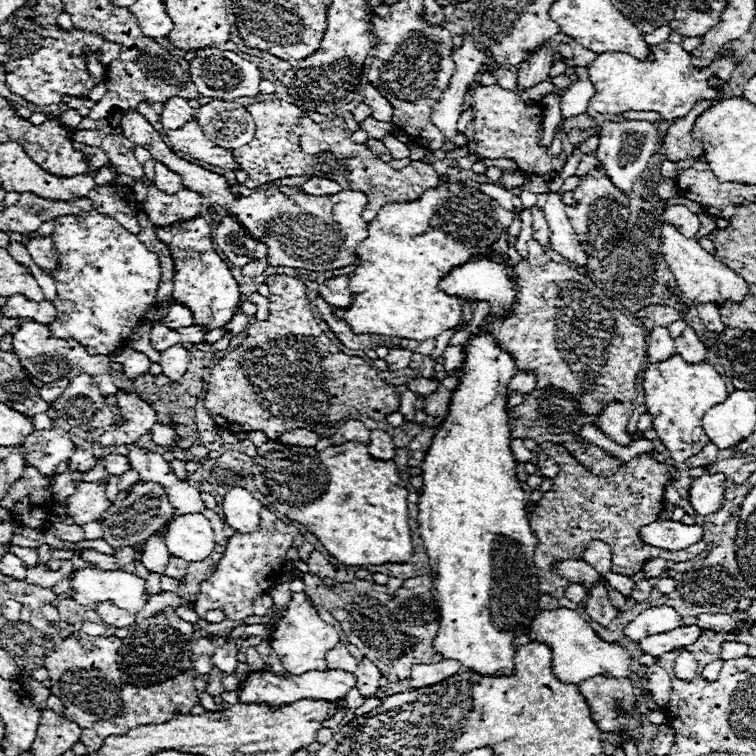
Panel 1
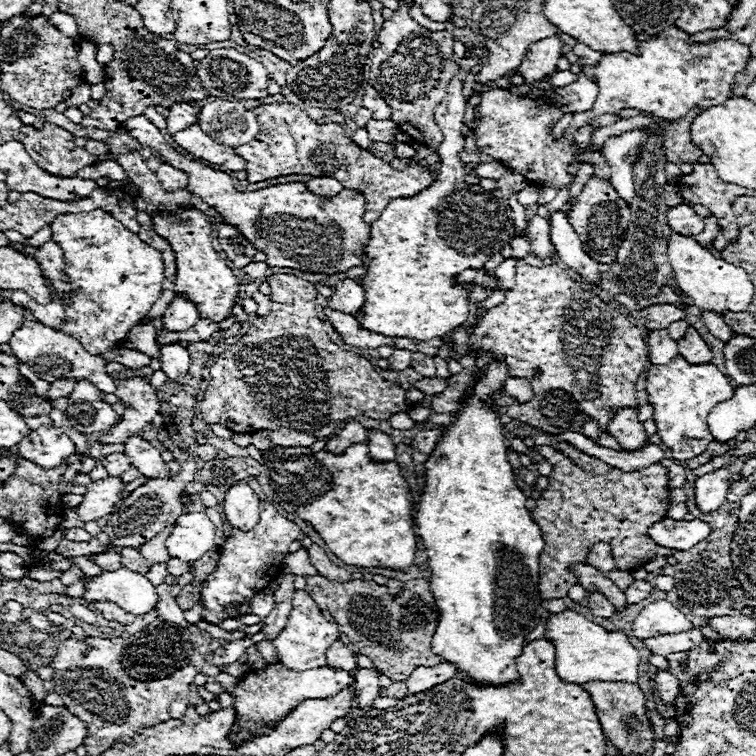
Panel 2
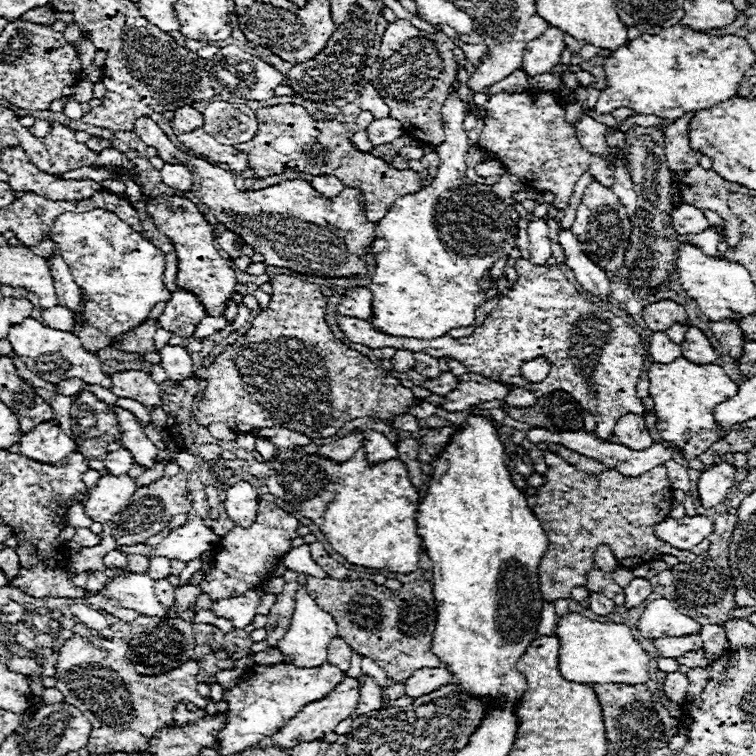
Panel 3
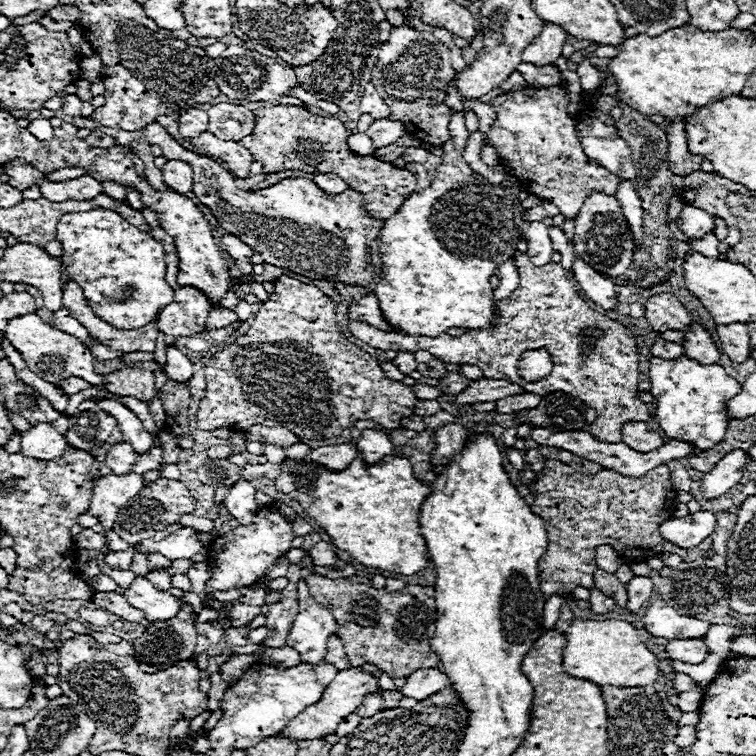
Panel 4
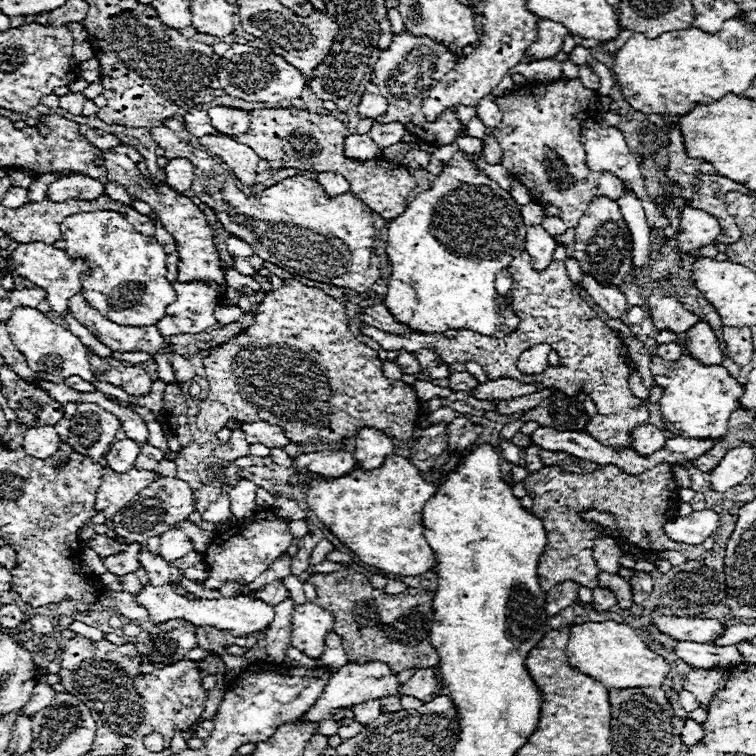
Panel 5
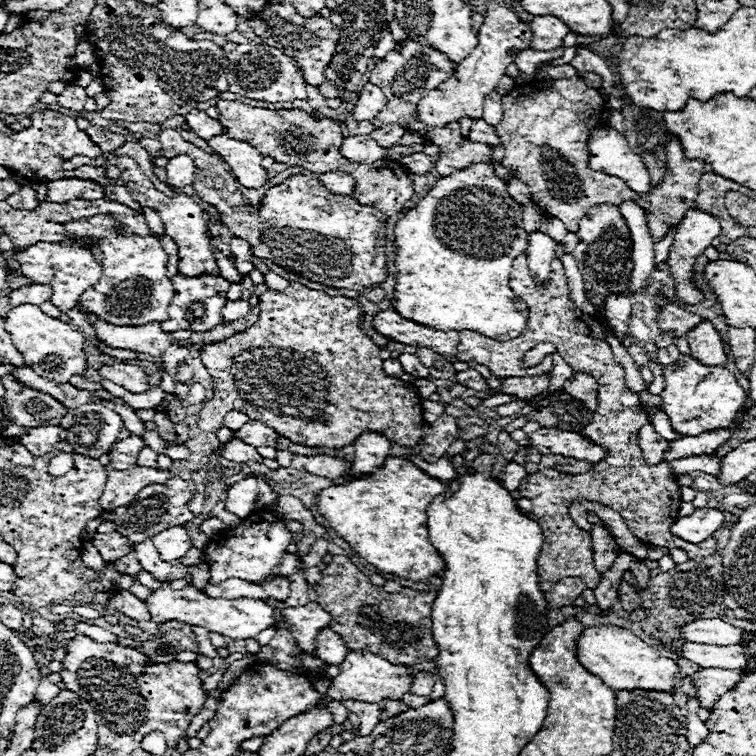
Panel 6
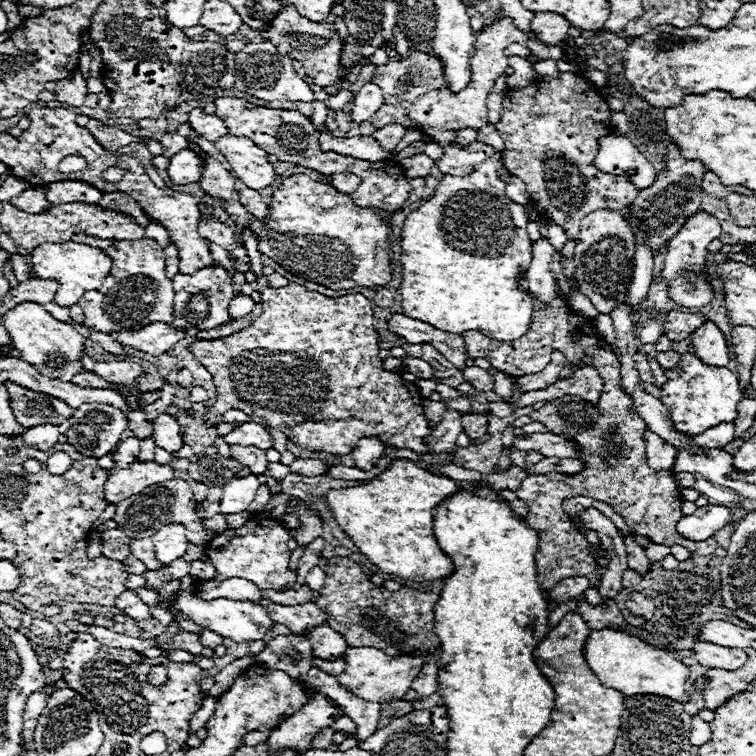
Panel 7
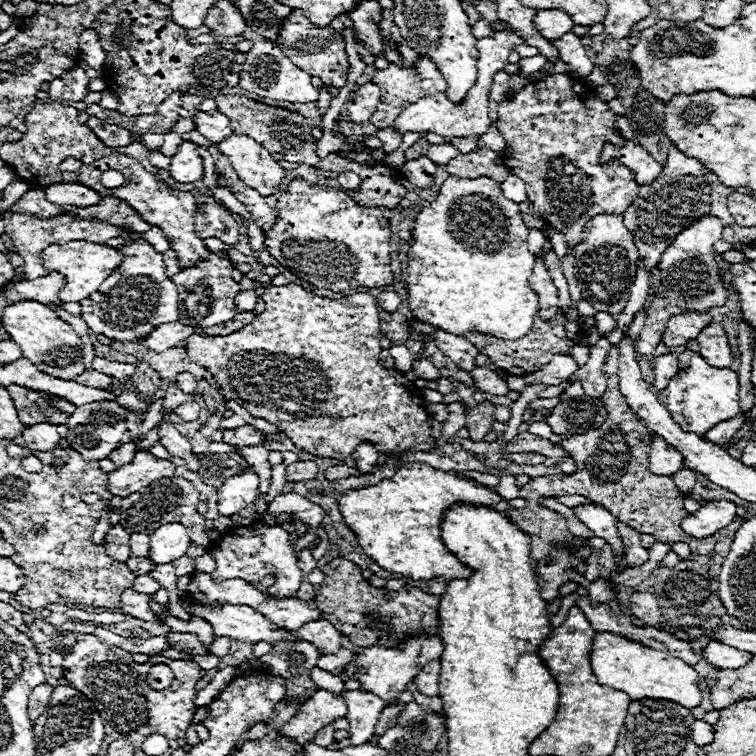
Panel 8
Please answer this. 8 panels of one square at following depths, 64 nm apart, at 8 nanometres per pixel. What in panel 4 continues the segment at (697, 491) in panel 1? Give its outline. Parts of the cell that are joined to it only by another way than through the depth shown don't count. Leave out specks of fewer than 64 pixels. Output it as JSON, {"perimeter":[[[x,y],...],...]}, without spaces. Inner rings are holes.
{"perimeter":[[[734,450],[726,454],[710,472],[702,476],[700,490],[704,498],[708,500],[720,498],[722,494],[726,494],[726,490],[740,484],[740,478],[746,470],[746,462],[748,462],[748,454],[742,450]]]}

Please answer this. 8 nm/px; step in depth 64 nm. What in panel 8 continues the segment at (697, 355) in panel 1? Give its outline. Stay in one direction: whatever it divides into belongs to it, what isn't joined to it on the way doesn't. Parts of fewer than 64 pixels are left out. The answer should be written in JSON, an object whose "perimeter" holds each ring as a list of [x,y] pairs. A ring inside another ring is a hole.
{"perimeter":[[[710,322],[702,334],[696,336],[696,342],[700,346],[698,354],[710,362],[710,366],[730,366],[732,364],[732,350],[726,338],[724,328],[718,322]]]}

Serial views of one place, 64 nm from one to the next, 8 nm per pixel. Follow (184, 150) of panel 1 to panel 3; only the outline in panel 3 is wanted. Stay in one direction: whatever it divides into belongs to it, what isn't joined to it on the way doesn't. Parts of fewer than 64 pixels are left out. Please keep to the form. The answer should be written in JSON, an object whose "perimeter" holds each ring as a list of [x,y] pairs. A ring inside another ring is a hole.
{"perimeter":[[[196,128],[196,130],[192,130],[192,132],[178,134],[178,142],[180,142],[184,148],[188,148],[190,152],[194,152],[194,154],[198,154],[198,156],[204,156],[204,158],[210,160],[210,162],[228,166],[228,170],[234,172],[236,176],[248,168],[248,158],[246,158],[246,154],[238,152],[234,146],[218,144],[218,142],[216,142],[210,134],[206,134],[202,128]]]}

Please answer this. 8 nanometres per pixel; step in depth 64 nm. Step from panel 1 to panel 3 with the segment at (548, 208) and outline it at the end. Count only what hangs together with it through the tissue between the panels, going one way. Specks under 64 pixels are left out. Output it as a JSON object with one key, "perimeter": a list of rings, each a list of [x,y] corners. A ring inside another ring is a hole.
{"perimeter":[[[558,222],[558,244],[564,250],[566,266],[574,270],[574,276],[584,286],[584,290],[598,296],[600,300],[608,300],[610,282],[606,274],[580,250],[580,242],[572,234],[572,230],[562,228],[560,222]]]}

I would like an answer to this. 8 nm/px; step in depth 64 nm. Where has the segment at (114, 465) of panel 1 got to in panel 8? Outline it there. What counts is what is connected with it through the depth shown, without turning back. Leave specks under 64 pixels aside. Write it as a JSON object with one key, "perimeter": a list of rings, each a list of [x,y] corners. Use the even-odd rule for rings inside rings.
{"perimeter":[[[126,442],[126,444],[118,446],[118,450],[114,450],[114,454],[110,454],[108,458],[116,464],[116,468],[120,468],[120,466],[124,466],[124,464],[130,464],[136,452],[138,452],[136,444],[134,444],[134,442]]]}

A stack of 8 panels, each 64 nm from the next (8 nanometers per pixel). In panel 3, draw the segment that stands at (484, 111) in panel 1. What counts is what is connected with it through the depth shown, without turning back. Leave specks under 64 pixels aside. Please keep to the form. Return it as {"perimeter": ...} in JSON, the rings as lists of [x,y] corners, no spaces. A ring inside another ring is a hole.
{"perimeter":[[[498,92],[482,106],[486,110],[484,128],[478,136],[478,146],[504,164],[506,172],[524,178],[536,192],[552,192],[556,206],[566,210],[576,180],[584,170],[590,170],[596,182],[614,184],[614,174],[602,156],[586,152],[572,124],[564,122],[564,106],[552,92]]]}

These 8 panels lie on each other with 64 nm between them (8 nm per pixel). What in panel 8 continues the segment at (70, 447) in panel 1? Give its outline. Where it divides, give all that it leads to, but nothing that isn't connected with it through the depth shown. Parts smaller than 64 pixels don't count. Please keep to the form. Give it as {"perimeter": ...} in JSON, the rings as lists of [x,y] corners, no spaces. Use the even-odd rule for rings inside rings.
{"perimeter":[[[48,422],[26,426],[22,432],[22,438],[26,448],[40,450],[40,452],[50,452],[60,442],[60,434],[56,432],[56,426]]]}

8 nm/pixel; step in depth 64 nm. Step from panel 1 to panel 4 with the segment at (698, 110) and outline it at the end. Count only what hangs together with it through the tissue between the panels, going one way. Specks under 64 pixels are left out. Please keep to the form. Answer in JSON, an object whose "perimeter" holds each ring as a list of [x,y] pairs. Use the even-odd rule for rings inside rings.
{"perimeter":[[[684,120],[670,124],[666,128],[666,136],[668,136],[668,166],[670,166],[672,174],[686,176],[686,174],[698,170],[700,168],[700,162],[704,158],[690,154],[688,146],[686,146]]]}

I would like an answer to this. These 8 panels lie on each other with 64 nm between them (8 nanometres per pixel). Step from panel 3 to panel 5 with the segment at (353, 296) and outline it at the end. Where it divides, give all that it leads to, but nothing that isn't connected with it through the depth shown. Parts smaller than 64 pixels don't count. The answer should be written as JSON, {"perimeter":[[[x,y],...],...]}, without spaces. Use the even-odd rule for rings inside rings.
{"perimeter":[[[374,304],[374,306],[368,306],[364,308],[360,314],[358,314],[358,320],[366,322],[368,326],[374,326],[378,330],[386,330],[388,334],[404,334],[404,332],[412,332],[408,326],[396,322],[384,304]]]}

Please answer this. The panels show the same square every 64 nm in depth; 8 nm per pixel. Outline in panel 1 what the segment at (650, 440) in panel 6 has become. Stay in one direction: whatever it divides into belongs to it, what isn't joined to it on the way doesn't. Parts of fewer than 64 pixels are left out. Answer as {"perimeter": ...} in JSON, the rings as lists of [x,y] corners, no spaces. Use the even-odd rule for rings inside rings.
{"perimeter":[[[608,402],[602,412],[596,416],[594,424],[616,444],[628,446],[630,438],[626,434],[626,424],[630,420],[630,414],[634,410],[632,402]]]}

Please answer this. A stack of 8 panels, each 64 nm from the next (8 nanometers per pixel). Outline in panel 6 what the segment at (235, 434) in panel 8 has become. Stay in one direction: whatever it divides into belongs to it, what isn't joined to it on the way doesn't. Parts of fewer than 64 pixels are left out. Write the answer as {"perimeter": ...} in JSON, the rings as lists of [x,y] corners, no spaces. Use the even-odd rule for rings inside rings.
{"perimeter":[[[248,420],[234,434],[238,438],[242,438],[244,442],[250,442],[250,446],[272,446],[272,448],[276,448],[278,438],[280,438],[280,434],[274,428],[266,426],[264,422],[258,422],[258,420]]]}

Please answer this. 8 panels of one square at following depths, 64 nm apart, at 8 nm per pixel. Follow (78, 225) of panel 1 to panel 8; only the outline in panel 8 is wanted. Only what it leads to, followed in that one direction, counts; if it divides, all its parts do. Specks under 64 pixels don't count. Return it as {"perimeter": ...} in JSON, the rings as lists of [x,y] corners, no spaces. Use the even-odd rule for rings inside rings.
{"perimeter":[[[144,238],[118,246],[118,252],[124,254],[122,264],[114,270],[114,274],[118,274],[118,284],[106,294],[94,292],[84,298],[80,302],[82,320],[94,334],[104,334],[116,342],[134,342],[146,336],[148,330],[154,330],[154,326],[178,320],[178,290],[164,274],[164,256]]]}

